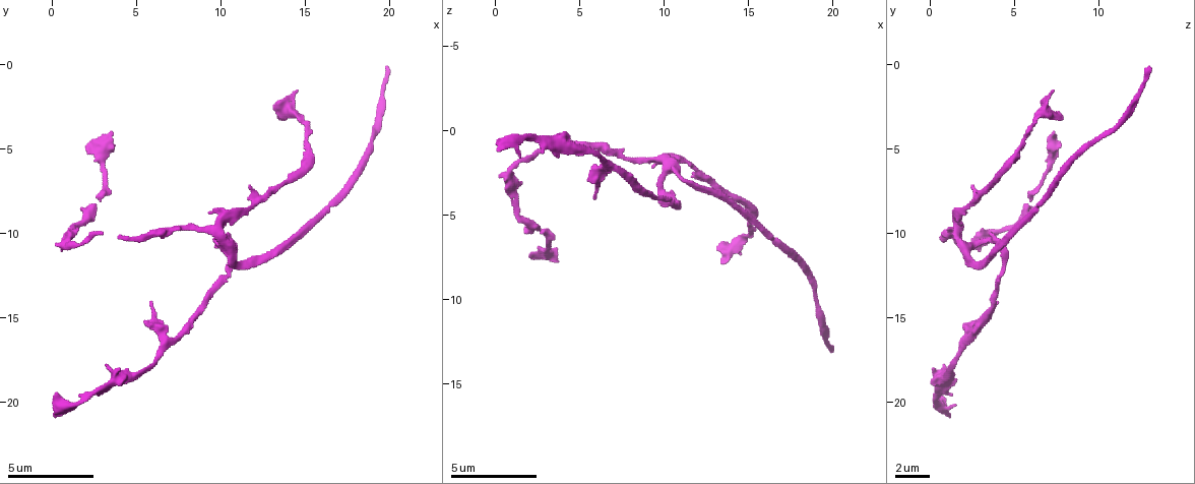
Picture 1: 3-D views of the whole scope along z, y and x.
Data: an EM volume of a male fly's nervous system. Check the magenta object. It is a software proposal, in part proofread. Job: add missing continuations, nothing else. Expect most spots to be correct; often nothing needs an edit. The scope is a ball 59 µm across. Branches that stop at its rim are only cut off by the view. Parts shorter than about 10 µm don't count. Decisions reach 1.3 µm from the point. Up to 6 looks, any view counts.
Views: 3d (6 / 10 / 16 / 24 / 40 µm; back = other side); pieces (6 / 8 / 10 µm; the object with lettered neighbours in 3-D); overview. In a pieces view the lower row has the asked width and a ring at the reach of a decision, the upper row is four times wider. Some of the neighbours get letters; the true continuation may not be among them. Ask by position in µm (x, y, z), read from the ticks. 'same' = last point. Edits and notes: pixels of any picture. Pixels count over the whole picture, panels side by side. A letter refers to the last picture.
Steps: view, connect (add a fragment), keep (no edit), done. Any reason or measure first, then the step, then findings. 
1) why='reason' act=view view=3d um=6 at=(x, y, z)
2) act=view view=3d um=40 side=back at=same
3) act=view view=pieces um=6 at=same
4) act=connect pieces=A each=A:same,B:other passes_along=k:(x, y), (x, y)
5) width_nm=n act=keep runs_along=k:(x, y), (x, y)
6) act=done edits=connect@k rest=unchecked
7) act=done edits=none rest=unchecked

why='tapers out' act=view view=pieces um=6 at=(14.4, 1.6, 7.2)

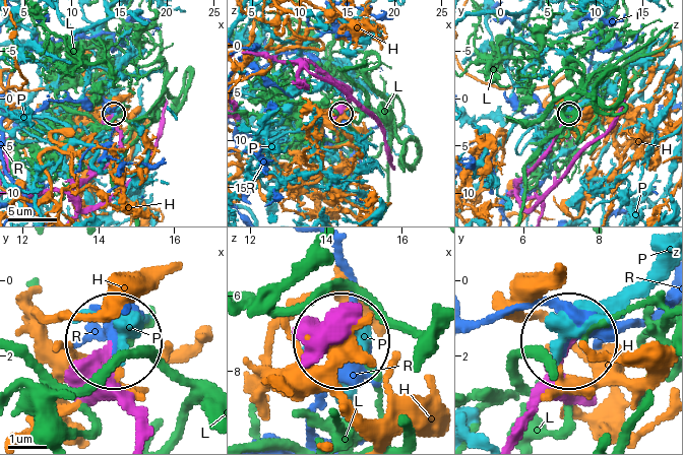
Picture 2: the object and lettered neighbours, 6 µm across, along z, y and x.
act=keep each=H:other,L:other,P:other,R:other runs_along=2:(137, 416), (114, 377), (111, 341) found='no lettered fragment goes on from it'

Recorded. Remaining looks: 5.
why='long arm stops here' act=view view=pieces um=6 at=(3.4, 4.2, 7.3)

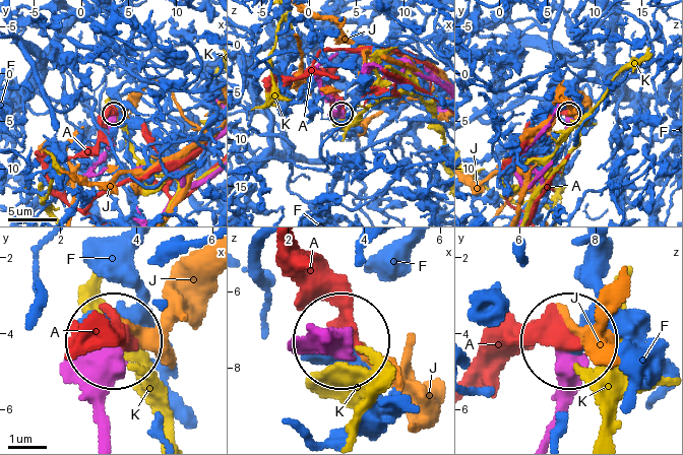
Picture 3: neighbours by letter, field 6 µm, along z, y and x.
act=keep each=A:other,F:other,J:other,K:other runs_along=3:(546, 434), (568, 340) found='no lettered fragment goes on from it'

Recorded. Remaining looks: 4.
why='branch stops here' act=view view=pieces um=10 at=(5.9, 14.4, 3.9)

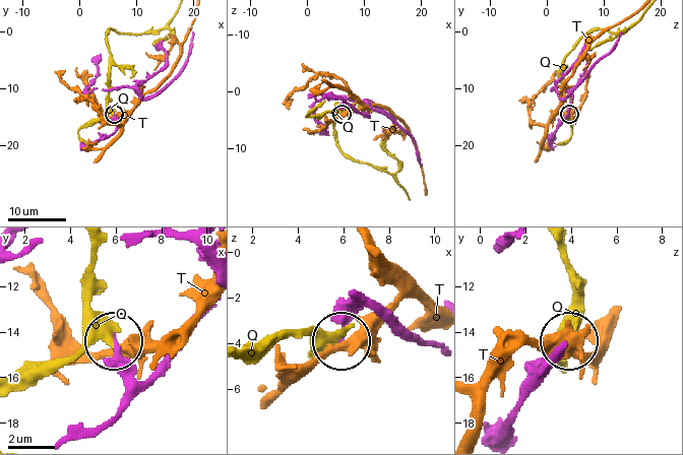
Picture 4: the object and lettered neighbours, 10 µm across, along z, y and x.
act=keep each=Q:other,T:other found='no lettered fragment goes on from it'

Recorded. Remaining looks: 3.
act=done edits=none rest=unchecked

